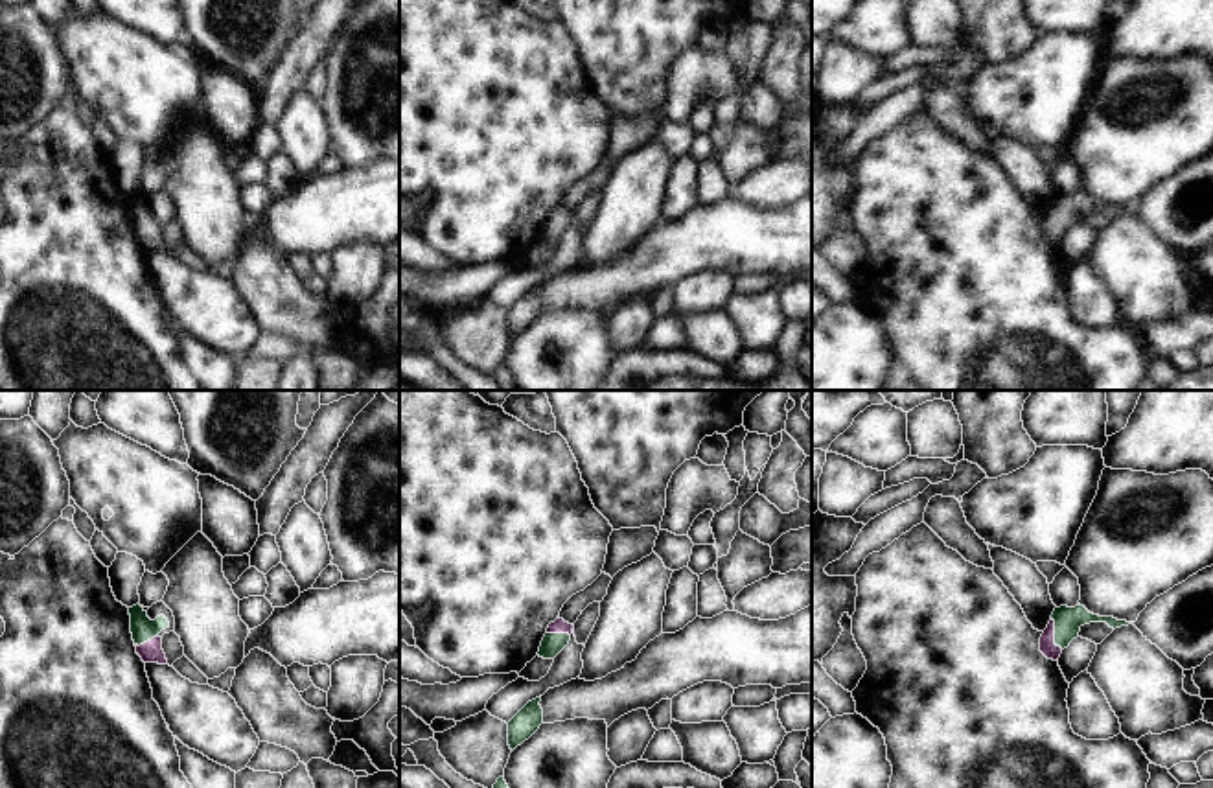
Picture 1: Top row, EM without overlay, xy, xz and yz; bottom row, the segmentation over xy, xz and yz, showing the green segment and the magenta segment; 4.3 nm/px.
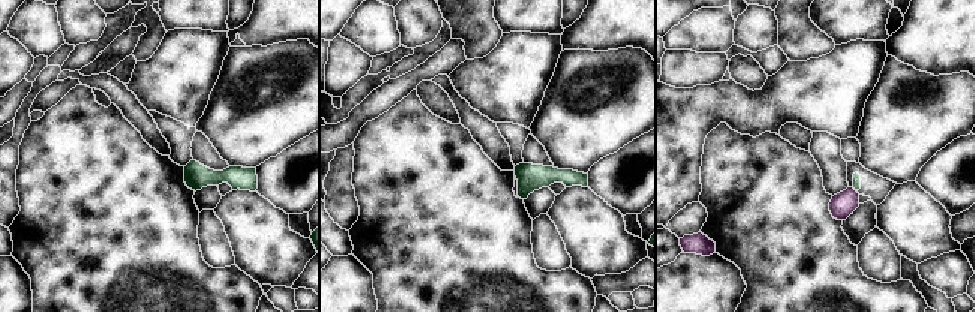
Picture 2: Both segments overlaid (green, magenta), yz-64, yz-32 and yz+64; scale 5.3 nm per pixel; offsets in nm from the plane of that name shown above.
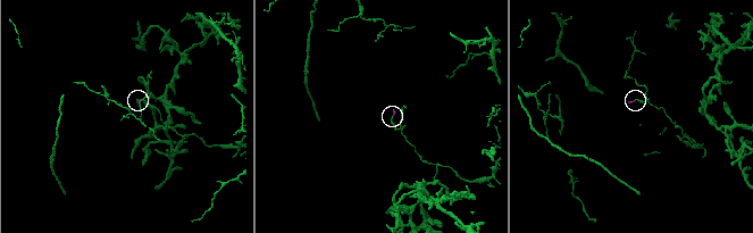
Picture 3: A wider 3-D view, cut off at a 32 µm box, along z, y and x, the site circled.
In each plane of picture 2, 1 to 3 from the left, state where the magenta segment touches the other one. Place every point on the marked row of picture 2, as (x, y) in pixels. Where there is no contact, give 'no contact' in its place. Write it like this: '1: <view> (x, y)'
1: no contact
2: yz-32 (518, 186)
3: no contact

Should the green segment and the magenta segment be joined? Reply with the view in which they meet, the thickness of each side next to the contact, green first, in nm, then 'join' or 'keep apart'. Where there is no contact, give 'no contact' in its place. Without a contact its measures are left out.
meets green in yz; 120 nm thick on the green side, 70 nm on the other; join

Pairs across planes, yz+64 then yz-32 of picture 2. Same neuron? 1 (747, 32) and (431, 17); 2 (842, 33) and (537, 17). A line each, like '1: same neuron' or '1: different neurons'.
1: same neuron
2: same neuron

